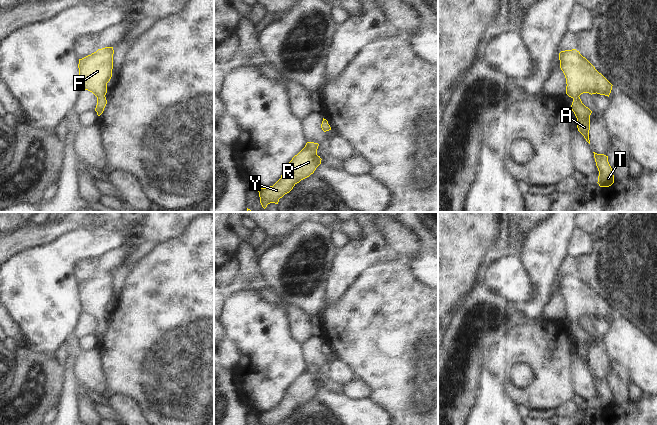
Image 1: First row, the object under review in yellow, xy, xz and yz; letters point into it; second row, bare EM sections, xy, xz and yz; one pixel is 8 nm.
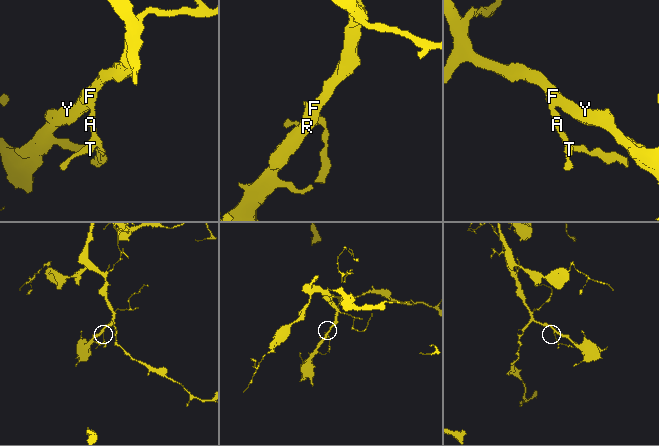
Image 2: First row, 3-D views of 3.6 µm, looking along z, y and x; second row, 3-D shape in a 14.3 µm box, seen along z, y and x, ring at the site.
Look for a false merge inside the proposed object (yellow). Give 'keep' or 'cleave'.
keep

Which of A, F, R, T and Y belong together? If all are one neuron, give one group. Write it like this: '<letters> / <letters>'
A F R T Y

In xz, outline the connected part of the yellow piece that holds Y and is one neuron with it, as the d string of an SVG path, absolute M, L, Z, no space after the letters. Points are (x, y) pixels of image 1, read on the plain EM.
M307 366L305 371L288 387L281 402L273 410L259 412L260 425L279 425L297 407L313 398L322 384L317 379L318 370L318 367Z

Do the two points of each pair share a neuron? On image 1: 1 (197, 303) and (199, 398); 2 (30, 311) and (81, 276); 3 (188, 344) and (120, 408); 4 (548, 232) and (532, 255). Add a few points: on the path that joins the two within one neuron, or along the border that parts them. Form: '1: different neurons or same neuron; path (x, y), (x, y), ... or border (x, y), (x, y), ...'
1: same neuron; path (197, 327), (195, 332), (196, 374)
2: different neurons; border (85, 258), (74, 264), (73, 275), (78, 283)
3: different neurons; border (107, 398), (127, 396), (141, 414)
4: same neuron; path (548, 238), (538, 249)

